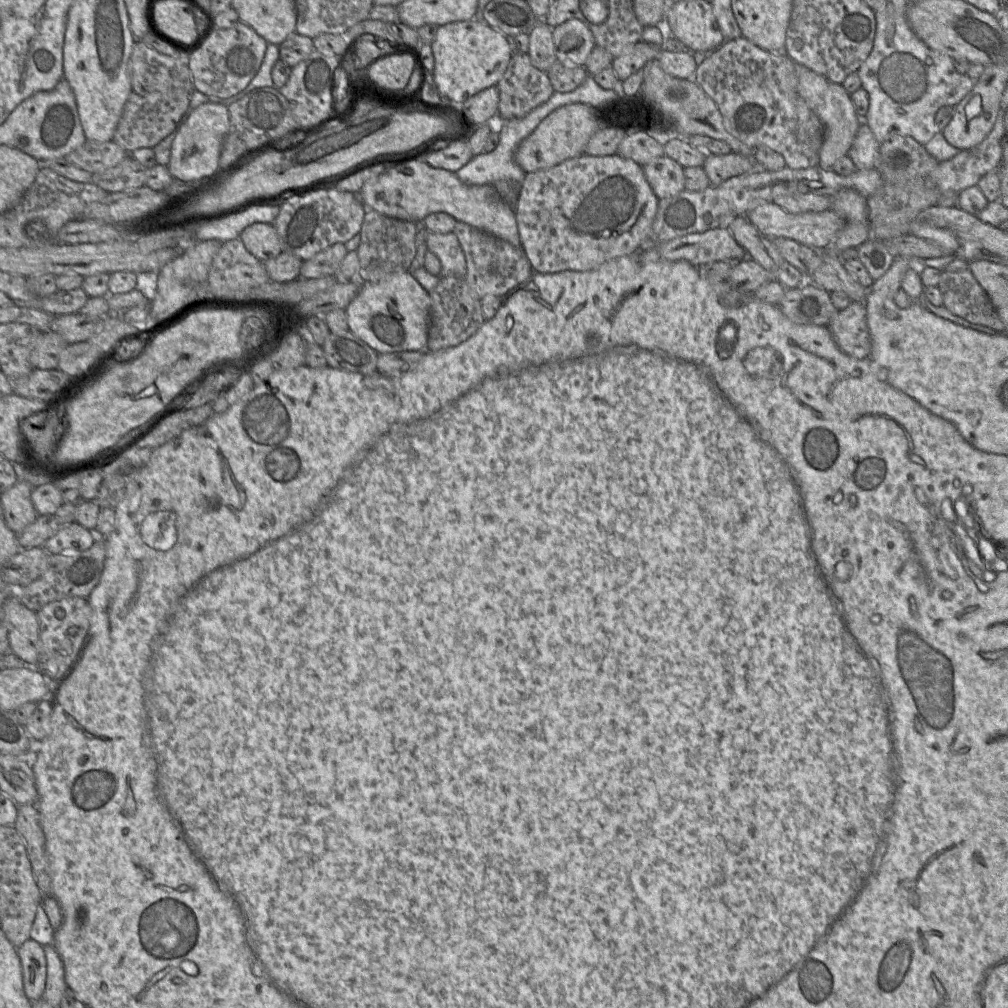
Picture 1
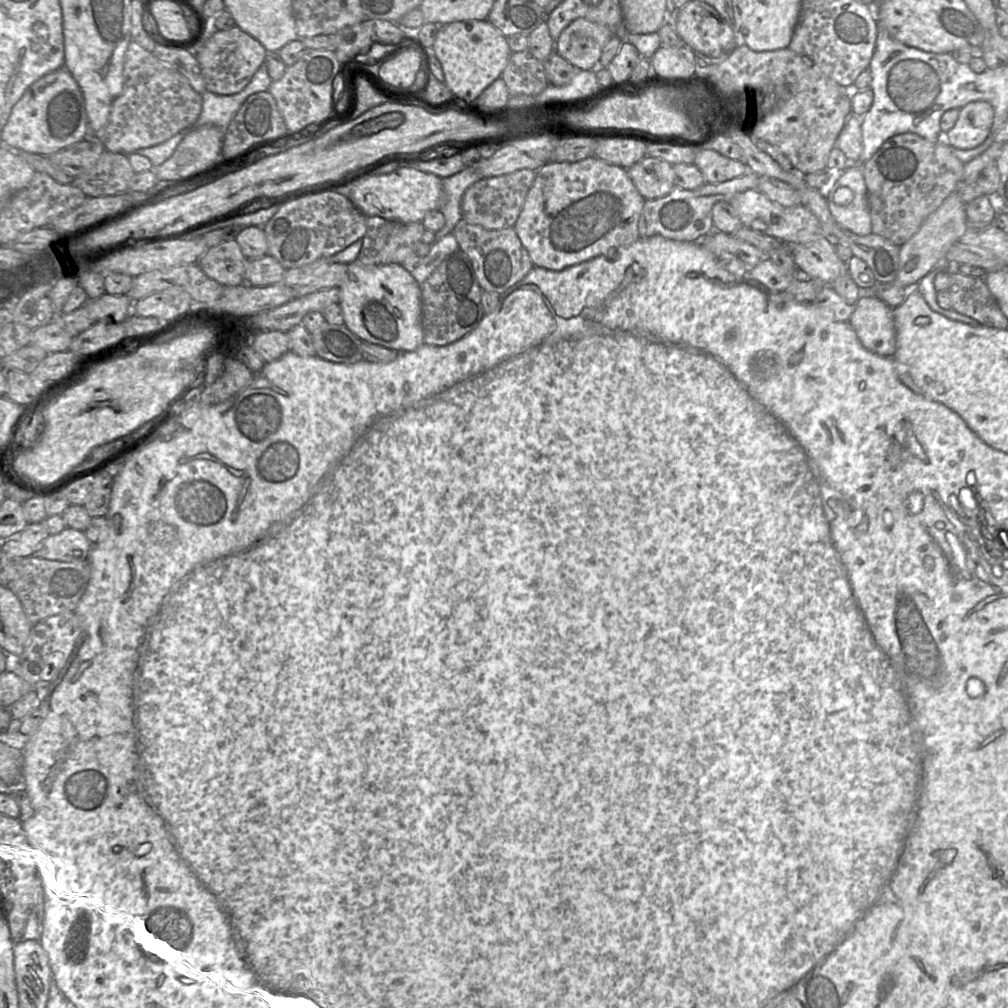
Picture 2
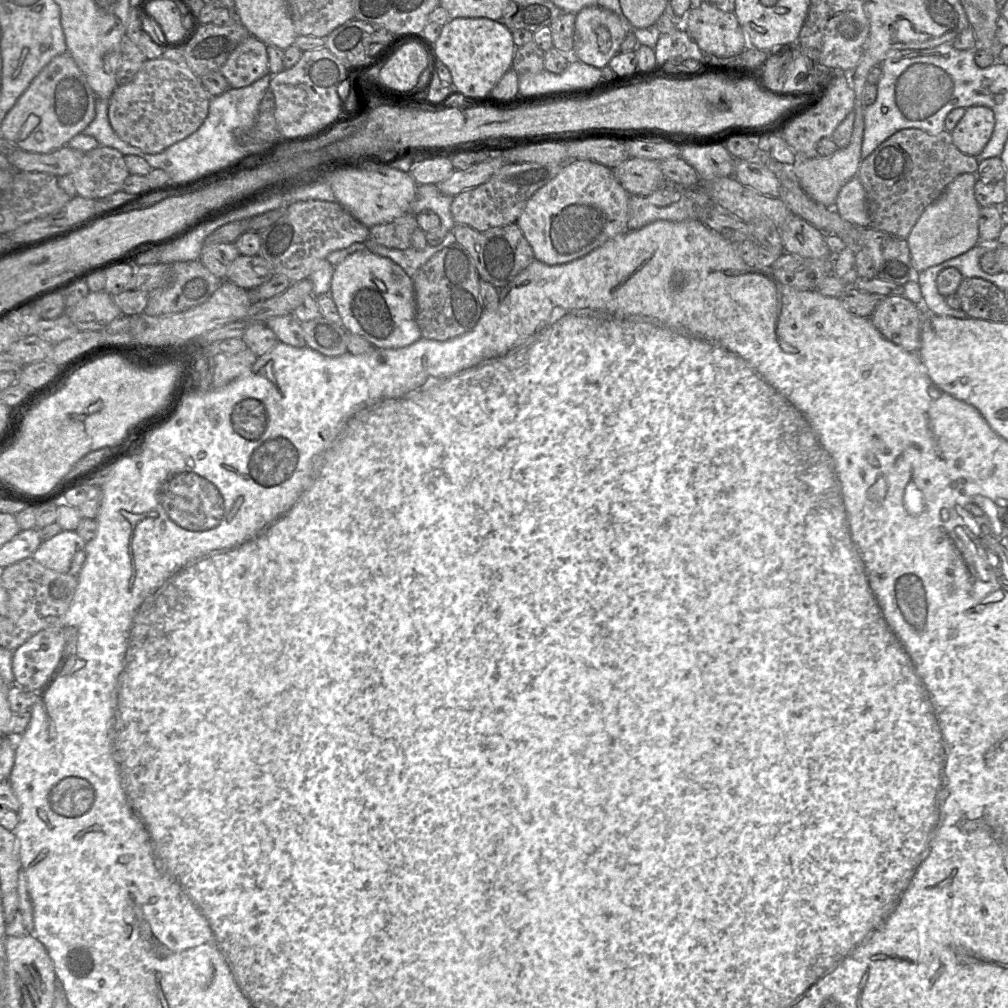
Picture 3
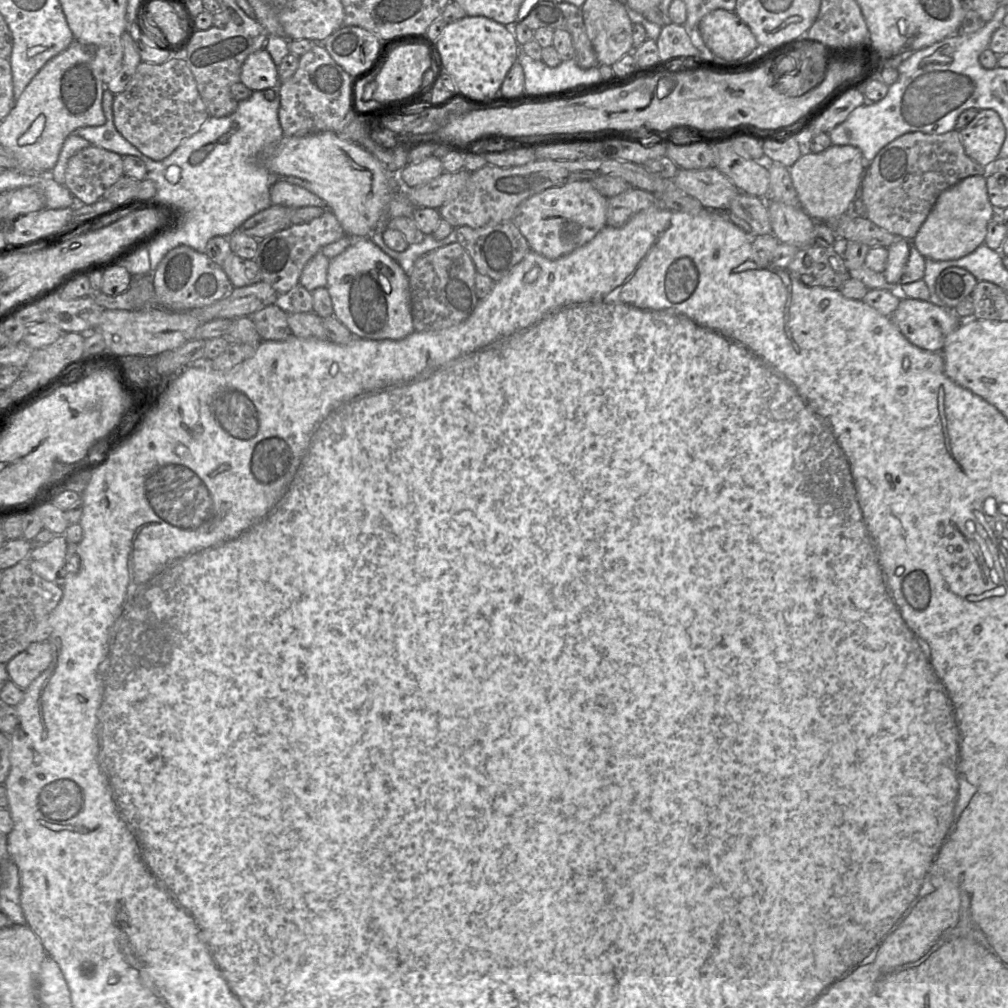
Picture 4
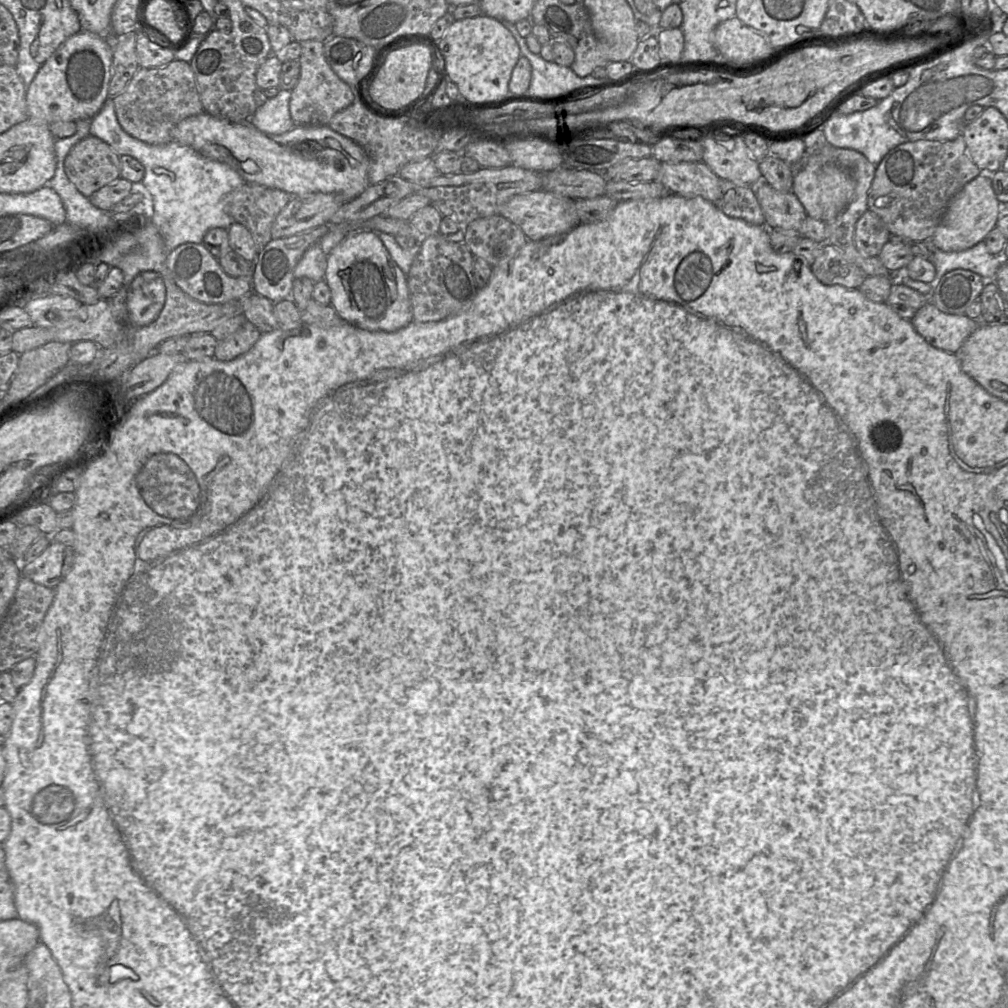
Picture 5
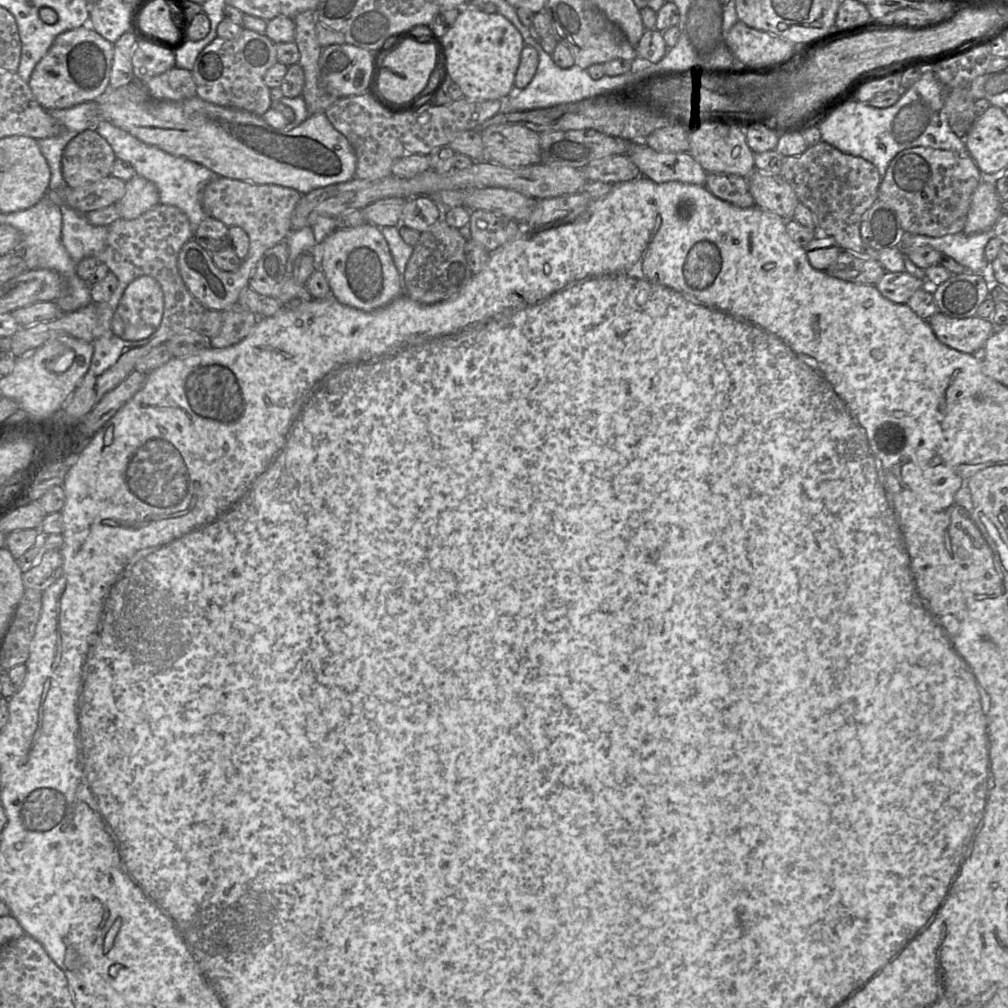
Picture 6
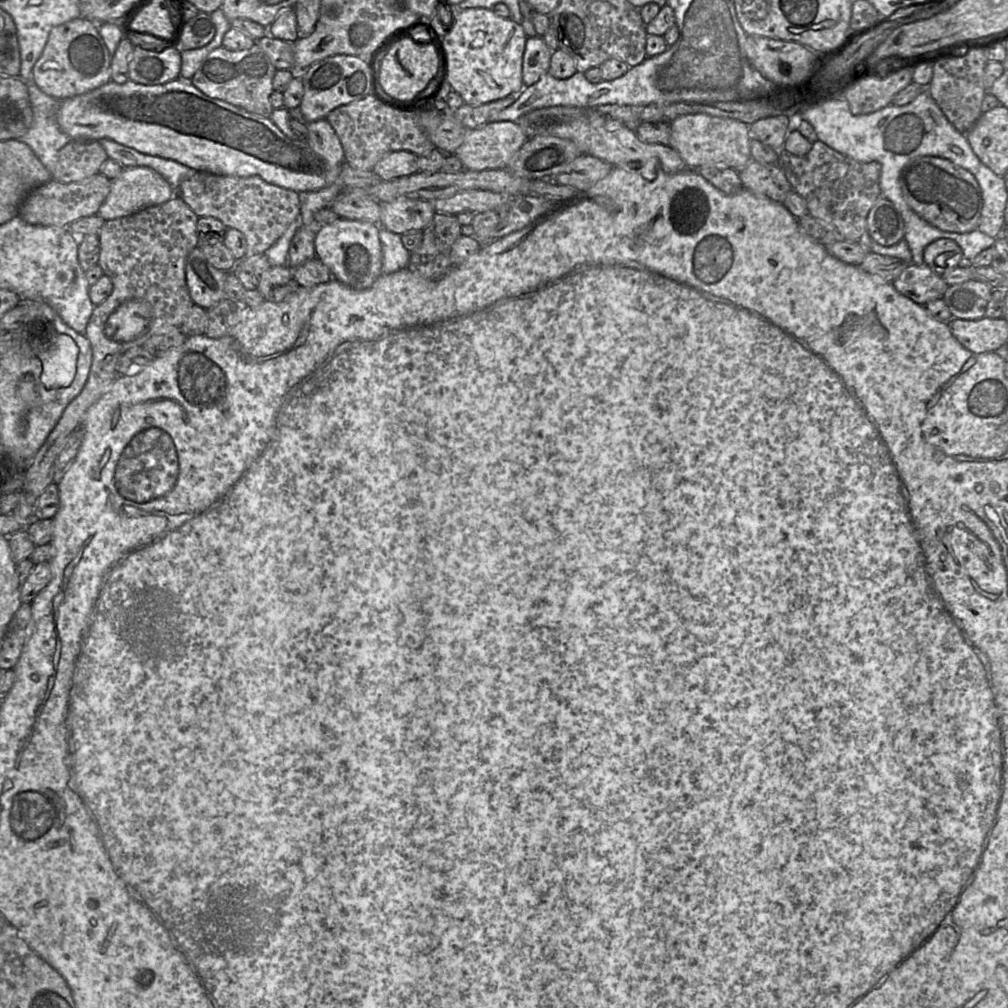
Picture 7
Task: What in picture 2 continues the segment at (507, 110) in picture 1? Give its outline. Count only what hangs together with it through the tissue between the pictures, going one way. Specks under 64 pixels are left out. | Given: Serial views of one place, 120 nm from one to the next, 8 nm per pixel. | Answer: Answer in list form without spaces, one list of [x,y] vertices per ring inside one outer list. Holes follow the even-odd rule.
[[[529,49],[511,53],[501,78],[505,81],[510,96],[538,95],[549,85],[544,63],[535,58]]]

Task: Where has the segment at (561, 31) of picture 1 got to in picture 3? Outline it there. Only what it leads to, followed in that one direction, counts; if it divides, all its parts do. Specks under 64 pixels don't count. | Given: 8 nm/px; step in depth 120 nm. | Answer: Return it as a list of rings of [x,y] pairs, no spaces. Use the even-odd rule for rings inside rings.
[[[590,6],[576,14],[572,58],[602,69],[620,52],[627,33],[612,11]]]

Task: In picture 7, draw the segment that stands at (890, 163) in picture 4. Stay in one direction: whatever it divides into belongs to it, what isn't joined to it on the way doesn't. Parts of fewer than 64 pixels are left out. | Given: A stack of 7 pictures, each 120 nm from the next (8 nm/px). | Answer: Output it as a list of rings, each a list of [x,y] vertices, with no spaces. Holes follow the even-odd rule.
[[[923,156],[908,163],[899,175],[906,203],[932,226],[953,233],[968,233],[978,228],[982,194],[974,175],[948,159]]]

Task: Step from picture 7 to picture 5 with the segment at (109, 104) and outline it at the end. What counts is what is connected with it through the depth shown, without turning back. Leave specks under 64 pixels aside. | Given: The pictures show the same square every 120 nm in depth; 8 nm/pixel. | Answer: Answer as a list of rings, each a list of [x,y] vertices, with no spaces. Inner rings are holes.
[[[203,112],[179,122],[171,130],[171,137],[172,141],[192,148],[205,158],[227,164],[239,173],[246,184],[279,189],[291,196],[311,193],[334,194],[344,199],[344,202],[349,202],[361,195],[370,185],[369,159],[364,149],[327,125],[295,126],[284,134],[269,135],[259,131],[249,120],[231,122]]]

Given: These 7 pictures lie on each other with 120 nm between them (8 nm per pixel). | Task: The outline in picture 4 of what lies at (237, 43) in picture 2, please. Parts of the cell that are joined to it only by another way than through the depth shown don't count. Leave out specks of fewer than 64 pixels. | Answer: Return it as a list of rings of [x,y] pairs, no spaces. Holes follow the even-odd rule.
[[[265,48],[247,57],[242,65],[240,82],[252,91],[278,87],[278,66]]]

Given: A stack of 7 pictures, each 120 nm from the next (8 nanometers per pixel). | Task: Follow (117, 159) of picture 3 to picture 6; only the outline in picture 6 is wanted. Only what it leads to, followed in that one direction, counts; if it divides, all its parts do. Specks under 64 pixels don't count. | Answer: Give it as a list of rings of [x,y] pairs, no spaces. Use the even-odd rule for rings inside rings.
[[[94,129],[75,136],[64,148],[62,176],[71,188],[81,187],[111,176],[115,154]]]

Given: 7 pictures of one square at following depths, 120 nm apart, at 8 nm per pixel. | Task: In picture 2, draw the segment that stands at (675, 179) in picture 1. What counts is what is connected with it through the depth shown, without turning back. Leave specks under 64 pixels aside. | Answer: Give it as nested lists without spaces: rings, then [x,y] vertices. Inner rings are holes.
[[[646,155],[627,171],[645,200],[662,198],[675,187],[673,165],[660,158]]]

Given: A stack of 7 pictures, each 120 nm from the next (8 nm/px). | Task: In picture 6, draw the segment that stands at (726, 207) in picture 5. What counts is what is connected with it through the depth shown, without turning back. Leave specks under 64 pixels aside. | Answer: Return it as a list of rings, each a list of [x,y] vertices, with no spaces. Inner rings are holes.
[[[708,172],[705,187],[717,198],[739,208],[755,205],[745,177],[730,173]]]

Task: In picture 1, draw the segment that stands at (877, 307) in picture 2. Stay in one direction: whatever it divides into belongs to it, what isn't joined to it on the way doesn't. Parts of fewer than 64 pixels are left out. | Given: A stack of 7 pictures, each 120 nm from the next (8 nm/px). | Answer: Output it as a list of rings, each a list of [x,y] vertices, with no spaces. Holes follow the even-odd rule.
[[[852,302],[846,309],[839,311],[828,328],[844,353],[857,359],[869,357],[872,344],[865,302]]]

